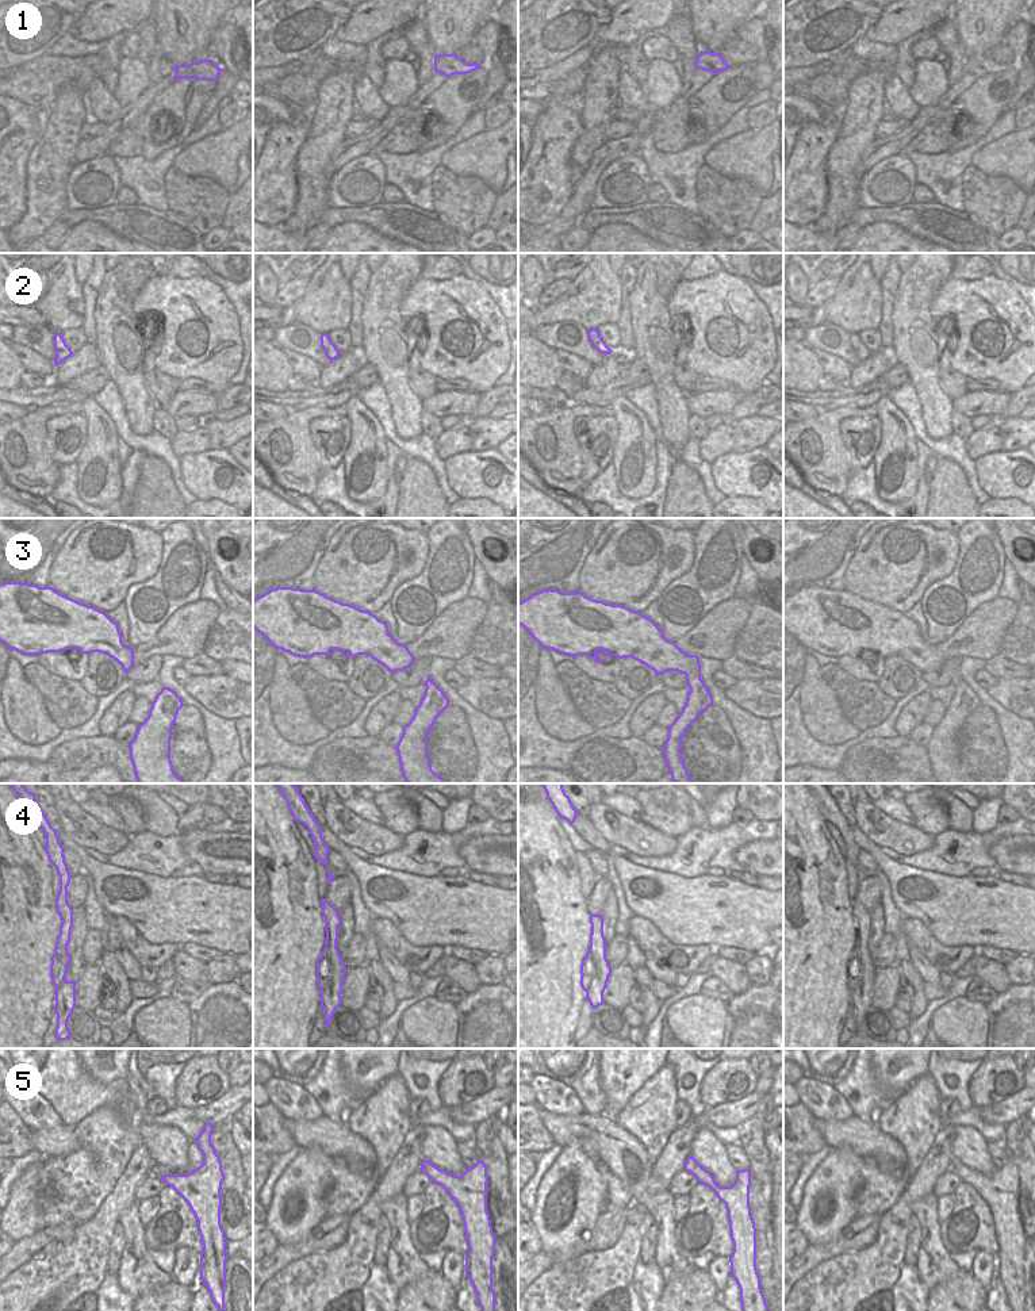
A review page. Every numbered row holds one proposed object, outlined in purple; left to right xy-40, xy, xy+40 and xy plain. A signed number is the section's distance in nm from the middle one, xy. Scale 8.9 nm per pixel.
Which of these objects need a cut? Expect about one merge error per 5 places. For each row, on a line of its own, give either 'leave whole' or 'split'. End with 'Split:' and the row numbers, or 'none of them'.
1: leave whole
2: leave whole
3: leave whole
4: split
5: leave whole
Split: 4

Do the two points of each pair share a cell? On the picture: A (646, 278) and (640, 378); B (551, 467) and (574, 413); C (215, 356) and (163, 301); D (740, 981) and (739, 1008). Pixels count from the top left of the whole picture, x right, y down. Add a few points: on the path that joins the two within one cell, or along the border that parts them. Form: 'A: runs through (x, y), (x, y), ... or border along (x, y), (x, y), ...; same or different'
A: border along (632, 356), (637, 356), (644, 361), (650, 378); different
B: runs through (558, 453), (560, 426); same
C: runs through (204, 344), (177, 315); same
D: border along (751, 984), (746, 991), (735, 995); different

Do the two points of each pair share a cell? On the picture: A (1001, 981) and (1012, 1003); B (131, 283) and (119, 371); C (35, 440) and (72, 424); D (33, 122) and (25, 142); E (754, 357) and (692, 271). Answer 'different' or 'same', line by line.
A: different
B: same
C: different
D: different
E: different

